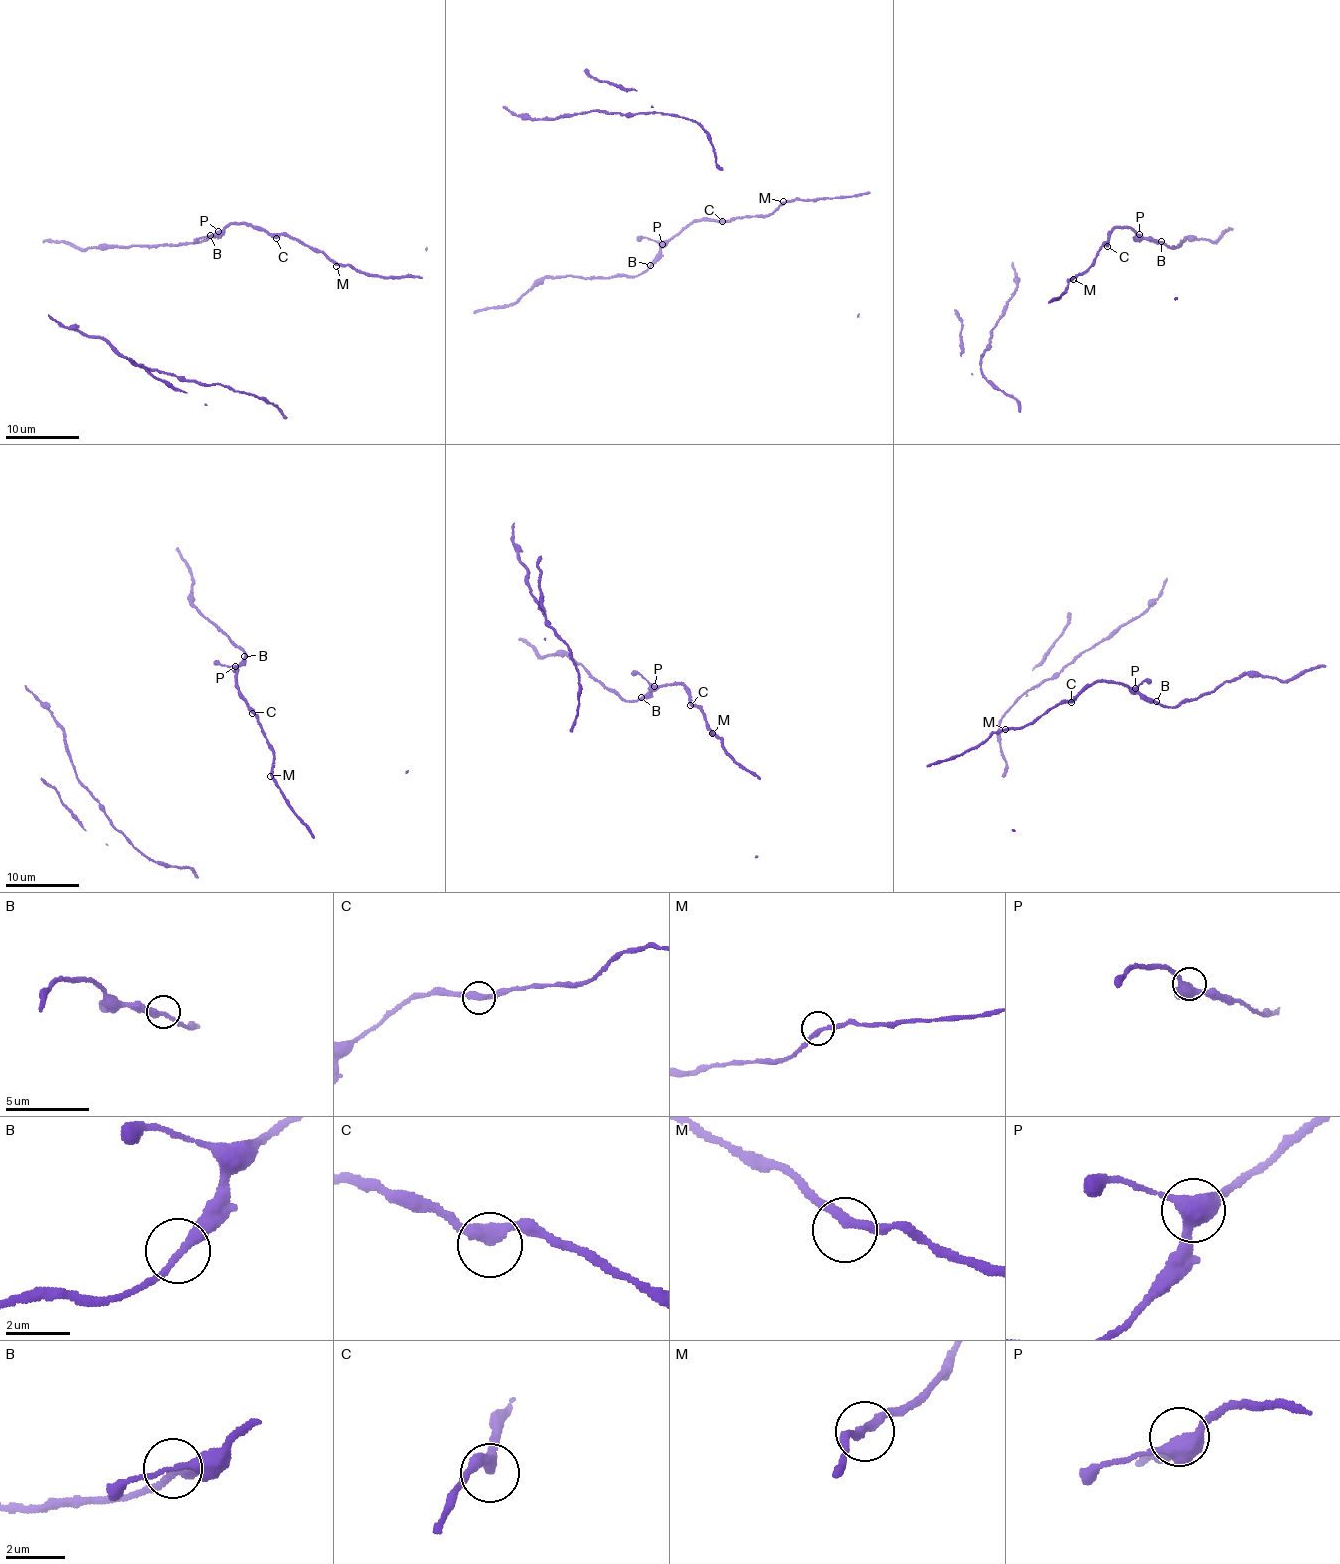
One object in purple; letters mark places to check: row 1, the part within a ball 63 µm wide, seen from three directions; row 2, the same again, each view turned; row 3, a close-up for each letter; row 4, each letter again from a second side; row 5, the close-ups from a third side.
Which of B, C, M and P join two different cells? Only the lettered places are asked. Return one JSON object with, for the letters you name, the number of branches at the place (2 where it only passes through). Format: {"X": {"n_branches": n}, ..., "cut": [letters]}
{"cut": []}

